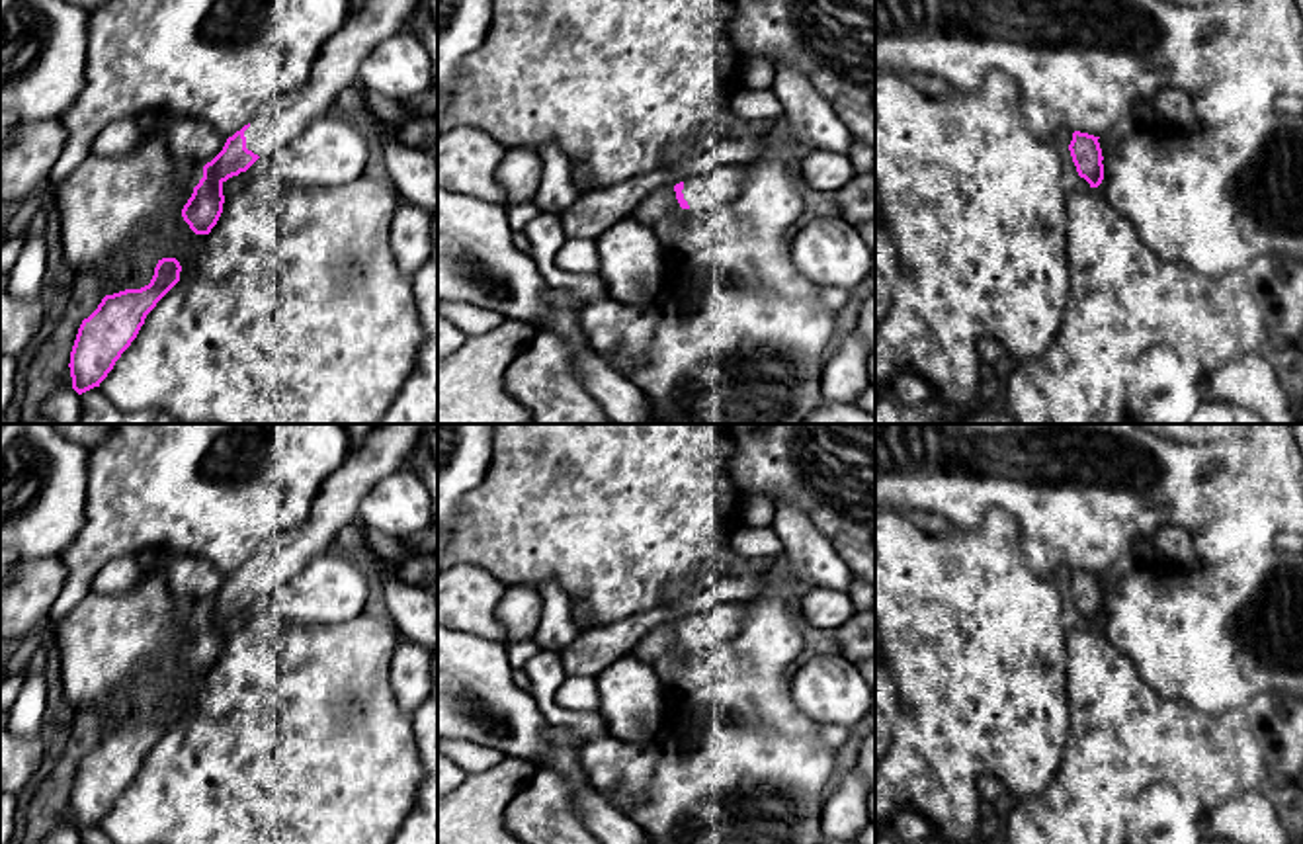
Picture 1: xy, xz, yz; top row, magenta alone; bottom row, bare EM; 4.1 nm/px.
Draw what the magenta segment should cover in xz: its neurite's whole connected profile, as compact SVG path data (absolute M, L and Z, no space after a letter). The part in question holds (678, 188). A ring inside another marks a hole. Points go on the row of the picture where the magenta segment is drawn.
M719 164L711 172L676 184L676 199L682 209L713 209L738 195L744 176L742 164Z

